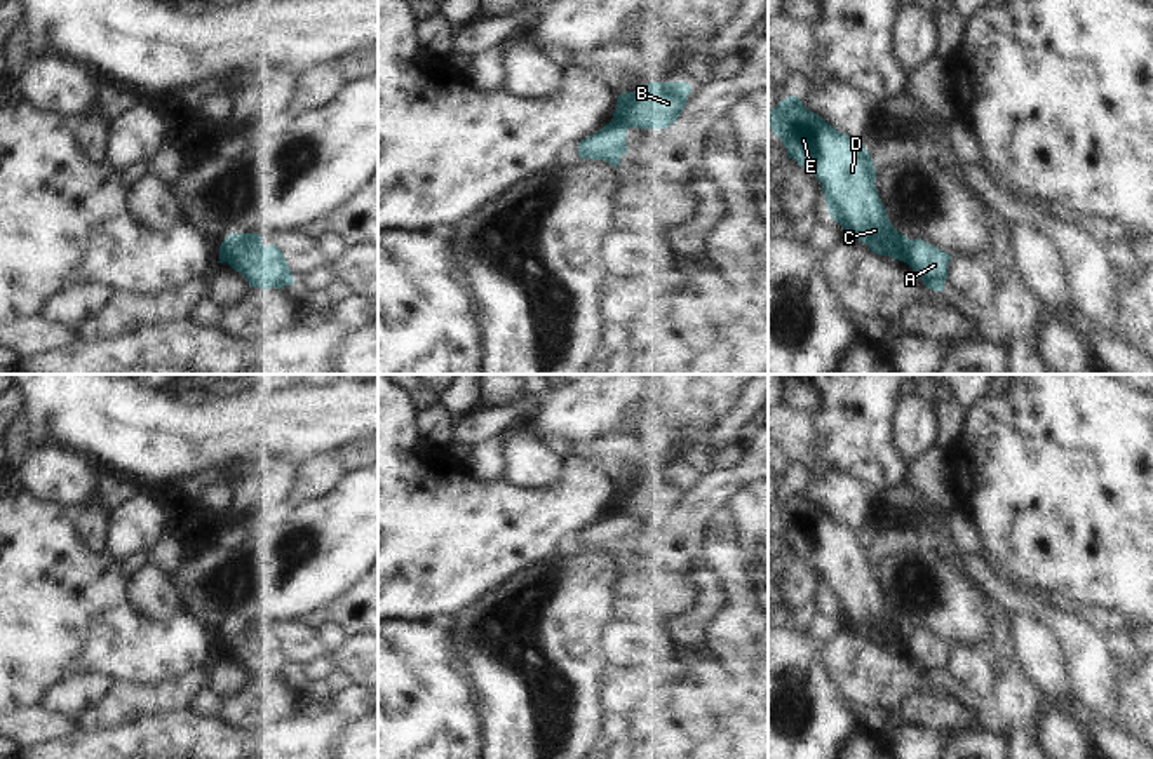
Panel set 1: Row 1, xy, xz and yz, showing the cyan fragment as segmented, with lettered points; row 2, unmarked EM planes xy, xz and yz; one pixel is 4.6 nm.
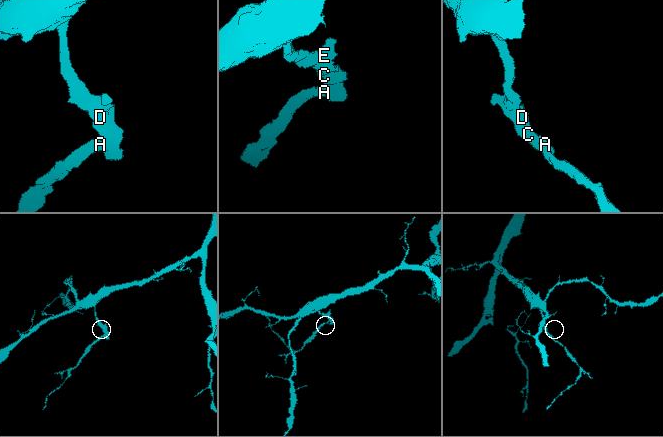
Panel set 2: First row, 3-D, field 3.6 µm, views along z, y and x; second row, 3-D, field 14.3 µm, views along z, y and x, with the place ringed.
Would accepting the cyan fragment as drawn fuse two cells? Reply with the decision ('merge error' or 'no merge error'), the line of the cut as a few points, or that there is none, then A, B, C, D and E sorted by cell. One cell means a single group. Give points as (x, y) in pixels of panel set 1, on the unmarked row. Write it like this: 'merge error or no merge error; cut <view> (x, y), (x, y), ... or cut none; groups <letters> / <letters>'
merge error; cut yz (910, 631), (906, 651); groups A / B C D E

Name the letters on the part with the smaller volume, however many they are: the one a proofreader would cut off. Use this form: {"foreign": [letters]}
{"foreign": ["A"]}

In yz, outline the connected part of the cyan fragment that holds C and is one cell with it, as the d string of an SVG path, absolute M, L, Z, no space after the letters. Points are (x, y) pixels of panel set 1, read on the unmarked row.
M796 486L768 500L768 515L784 533L787 547L822 573L829 606L852 628L876 644L907 653L909 628L887 608L874 574L874 552L860 531L836 521Z

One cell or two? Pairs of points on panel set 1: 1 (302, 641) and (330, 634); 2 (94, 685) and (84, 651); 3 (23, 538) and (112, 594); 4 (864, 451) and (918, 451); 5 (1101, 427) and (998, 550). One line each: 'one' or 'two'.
1: two
2: two
3: one
4: two
5: one

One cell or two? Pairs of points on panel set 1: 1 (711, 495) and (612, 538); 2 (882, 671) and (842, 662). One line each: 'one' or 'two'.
1: one
2: one

